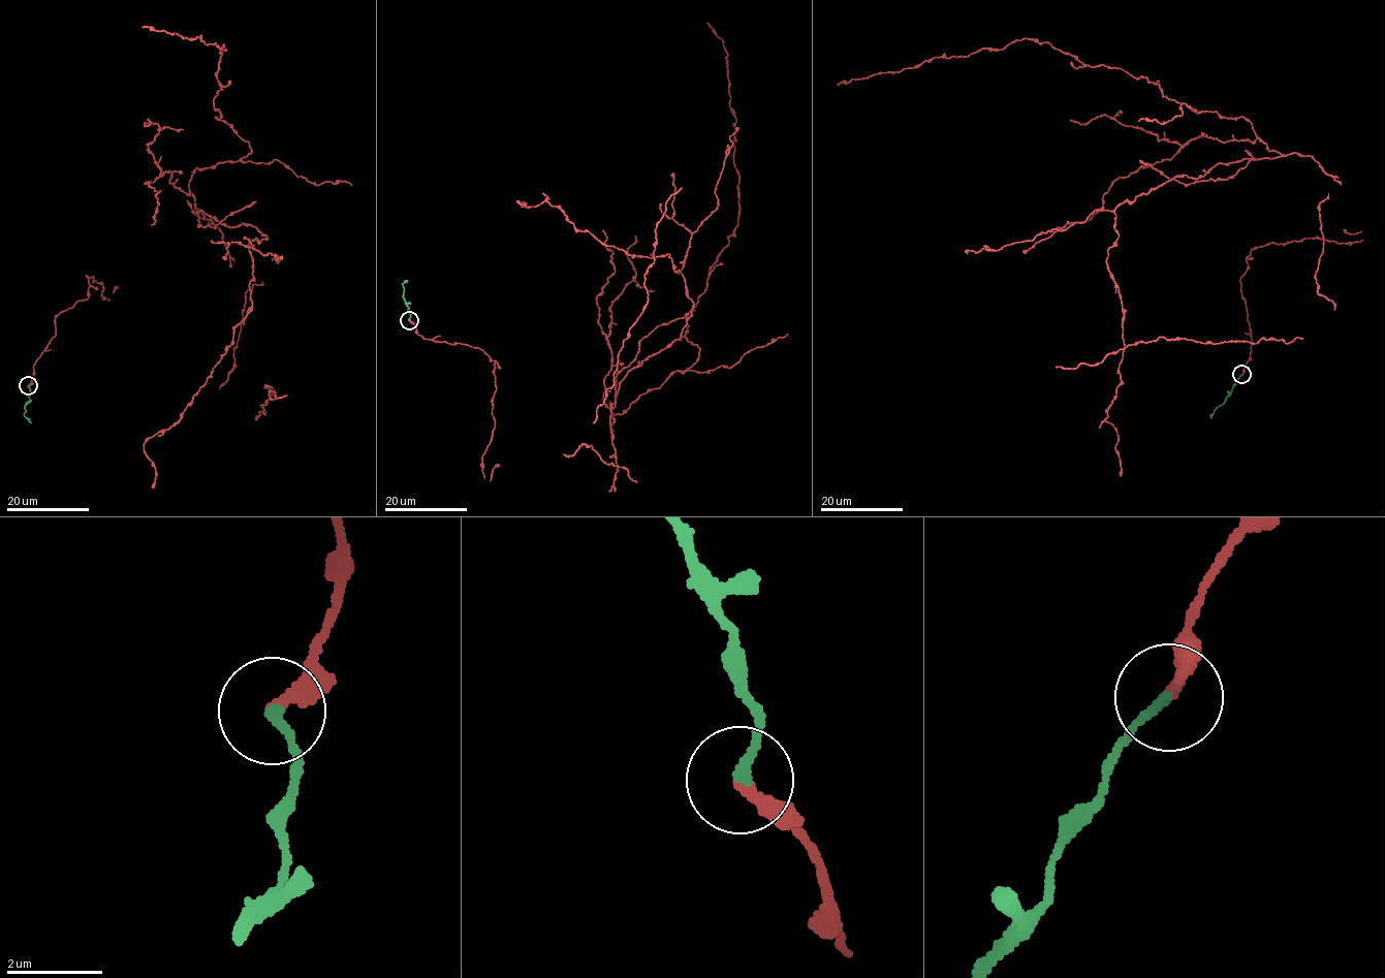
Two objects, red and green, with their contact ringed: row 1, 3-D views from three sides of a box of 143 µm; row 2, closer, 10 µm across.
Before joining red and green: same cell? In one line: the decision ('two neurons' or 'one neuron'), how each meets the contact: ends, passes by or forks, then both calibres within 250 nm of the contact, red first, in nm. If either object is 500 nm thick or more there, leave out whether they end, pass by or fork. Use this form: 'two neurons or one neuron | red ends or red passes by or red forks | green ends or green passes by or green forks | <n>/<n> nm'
one neuron | red ends | green ends | 280/200 nm

